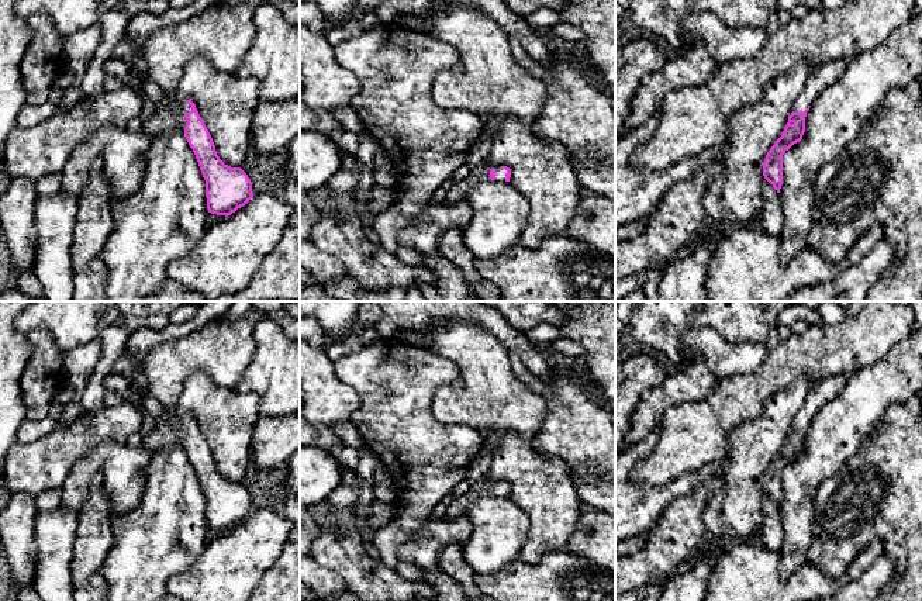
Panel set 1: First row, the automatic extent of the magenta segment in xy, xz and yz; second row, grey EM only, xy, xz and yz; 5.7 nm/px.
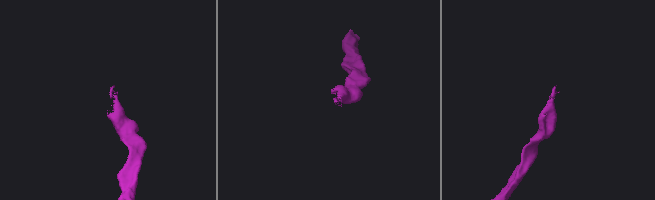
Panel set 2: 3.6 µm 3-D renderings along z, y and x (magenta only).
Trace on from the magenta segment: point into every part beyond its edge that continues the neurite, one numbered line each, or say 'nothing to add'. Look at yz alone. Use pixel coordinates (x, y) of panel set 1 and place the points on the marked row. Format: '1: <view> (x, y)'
1: yz (825, 75)

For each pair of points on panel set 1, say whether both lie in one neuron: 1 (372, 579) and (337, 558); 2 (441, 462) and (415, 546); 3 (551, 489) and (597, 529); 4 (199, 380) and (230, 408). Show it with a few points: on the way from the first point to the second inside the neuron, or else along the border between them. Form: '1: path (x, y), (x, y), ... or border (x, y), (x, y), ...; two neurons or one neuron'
1: path (363, 574), (345, 558); one neuron
2: border (428, 518), (397, 549); two neurons
3: border (582, 514), (567, 546); two neurons
4: path (206, 387), (223, 404); one neuron

